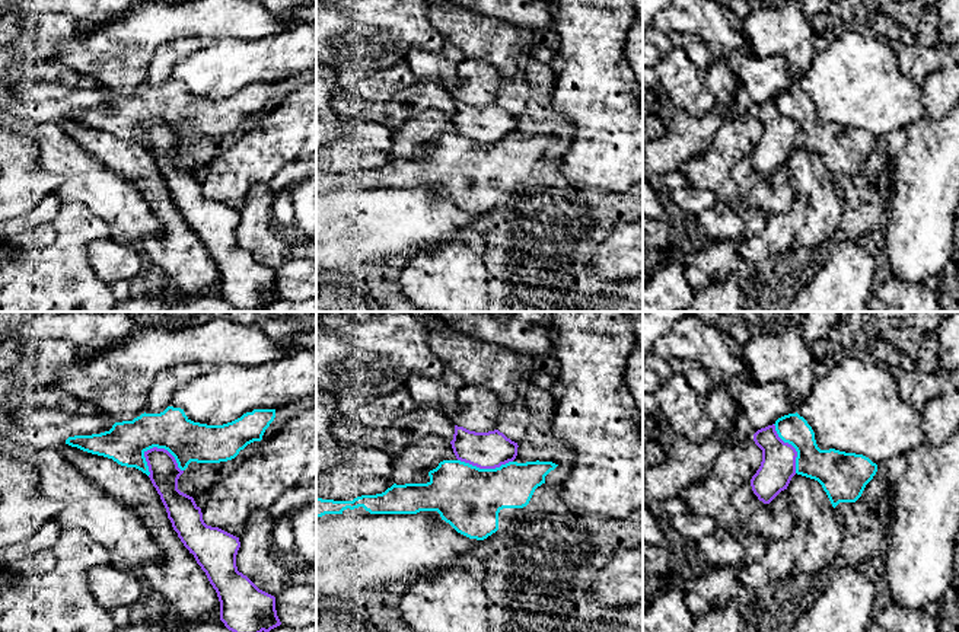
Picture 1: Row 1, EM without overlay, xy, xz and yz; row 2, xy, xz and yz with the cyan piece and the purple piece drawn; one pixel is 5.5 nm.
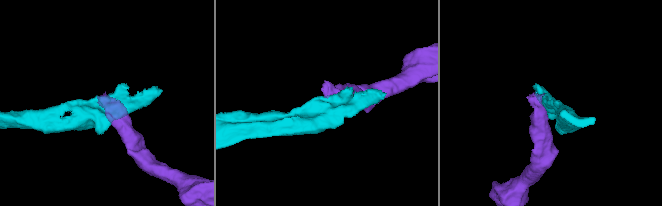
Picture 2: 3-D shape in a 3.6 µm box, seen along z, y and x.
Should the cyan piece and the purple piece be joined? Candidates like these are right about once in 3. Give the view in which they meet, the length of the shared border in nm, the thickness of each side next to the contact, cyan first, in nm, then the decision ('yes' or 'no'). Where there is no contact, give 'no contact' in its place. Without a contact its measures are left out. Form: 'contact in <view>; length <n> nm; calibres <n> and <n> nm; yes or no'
contact in xy; length 240 nm; calibres 220 and 160 nm; no

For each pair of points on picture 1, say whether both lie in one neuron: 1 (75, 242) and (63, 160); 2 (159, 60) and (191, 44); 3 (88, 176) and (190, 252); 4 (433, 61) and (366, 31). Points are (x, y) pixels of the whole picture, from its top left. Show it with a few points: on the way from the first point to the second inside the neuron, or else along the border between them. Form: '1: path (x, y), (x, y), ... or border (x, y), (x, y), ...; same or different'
1: border (61, 201), (80, 201), (99, 219); different
2: path (166, 56), (184, 47); same
3: border (145, 197), (158, 229), (149, 232), (139, 245); different
4: border (443, 42), (437, 51), (413, 47), (402, 58); different

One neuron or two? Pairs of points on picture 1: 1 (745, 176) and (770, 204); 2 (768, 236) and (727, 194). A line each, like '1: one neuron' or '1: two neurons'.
1: one neuron
2: two neurons

